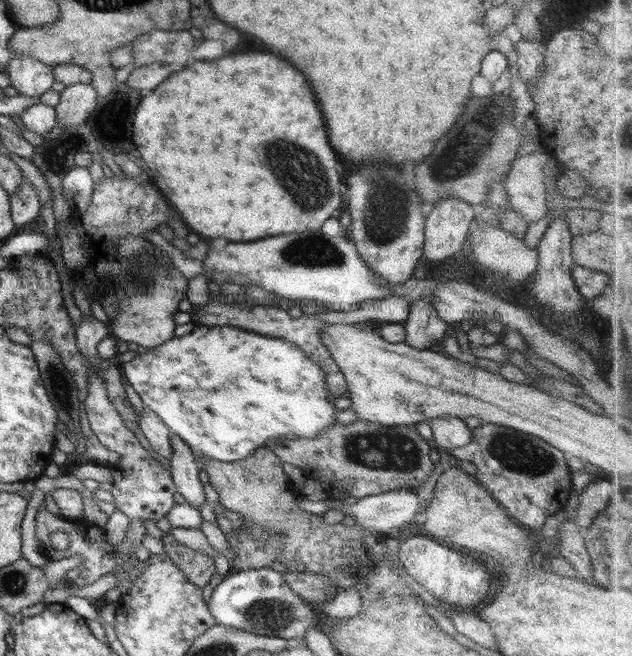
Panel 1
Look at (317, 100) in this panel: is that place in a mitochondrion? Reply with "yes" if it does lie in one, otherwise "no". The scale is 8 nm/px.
no

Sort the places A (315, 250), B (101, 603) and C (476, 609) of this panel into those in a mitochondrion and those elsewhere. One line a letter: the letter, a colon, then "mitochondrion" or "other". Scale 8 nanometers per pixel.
A: mitochondrion
B: other
C: other

